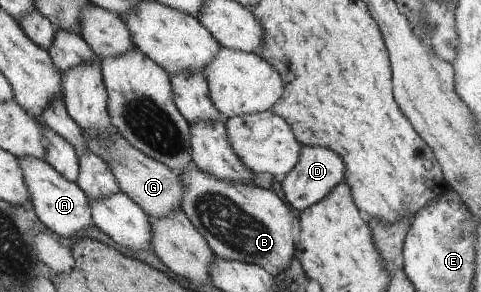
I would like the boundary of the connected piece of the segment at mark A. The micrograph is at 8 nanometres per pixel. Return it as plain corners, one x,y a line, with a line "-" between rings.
24,156
20,158
20,164
29,190
29,200
32,202
30,211
35,213
42,223
62,237
74,237
76,233
82,233
92,226
88,195
77,182
71,182
58,173
44,158

